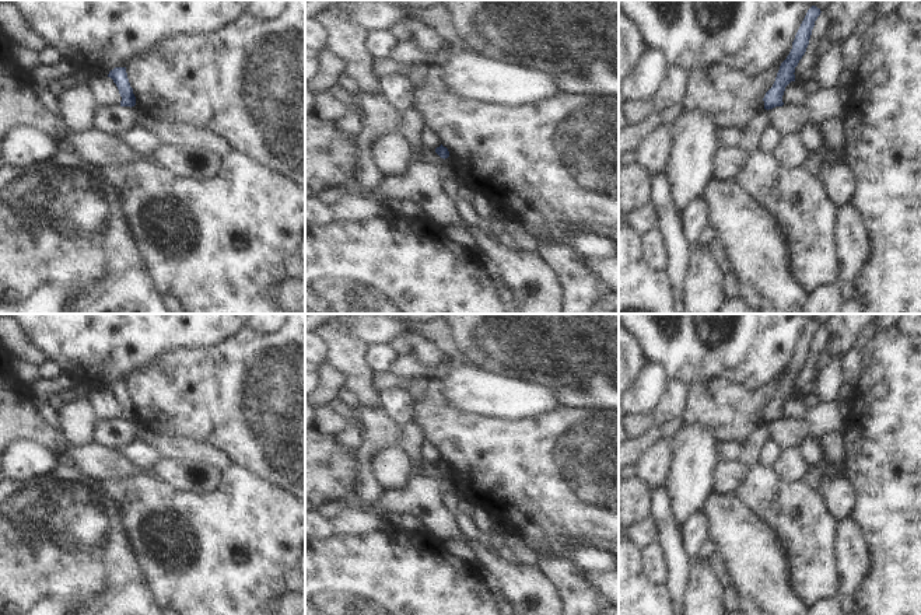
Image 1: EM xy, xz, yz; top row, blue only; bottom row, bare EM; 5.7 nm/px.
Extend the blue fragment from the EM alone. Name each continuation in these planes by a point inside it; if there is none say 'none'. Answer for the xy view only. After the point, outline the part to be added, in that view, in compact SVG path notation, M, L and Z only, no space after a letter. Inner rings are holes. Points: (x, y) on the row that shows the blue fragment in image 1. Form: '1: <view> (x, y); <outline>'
none

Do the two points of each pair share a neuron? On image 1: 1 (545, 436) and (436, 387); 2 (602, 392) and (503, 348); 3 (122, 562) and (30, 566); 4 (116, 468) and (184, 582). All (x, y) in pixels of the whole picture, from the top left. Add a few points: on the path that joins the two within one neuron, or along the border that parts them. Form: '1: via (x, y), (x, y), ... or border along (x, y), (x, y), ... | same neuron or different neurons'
1: via (515, 436), (473, 436), (454, 416) | same neuron
2: via (577, 367), (557, 348), (528, 348) | same neuron
3: via (100, 558), (52, 558) | same neuron
4: border along (140, 471), (108, 478), (101, 482) | different neurons

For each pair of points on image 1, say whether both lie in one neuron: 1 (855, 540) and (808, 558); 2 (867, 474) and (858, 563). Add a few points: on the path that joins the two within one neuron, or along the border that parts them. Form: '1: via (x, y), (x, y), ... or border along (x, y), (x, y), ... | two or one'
1: border along (840, 521), (837, 528), (839, 579) | two
2: border along (851, 517), (864, 534), (869, 548), (869, 561) | two

